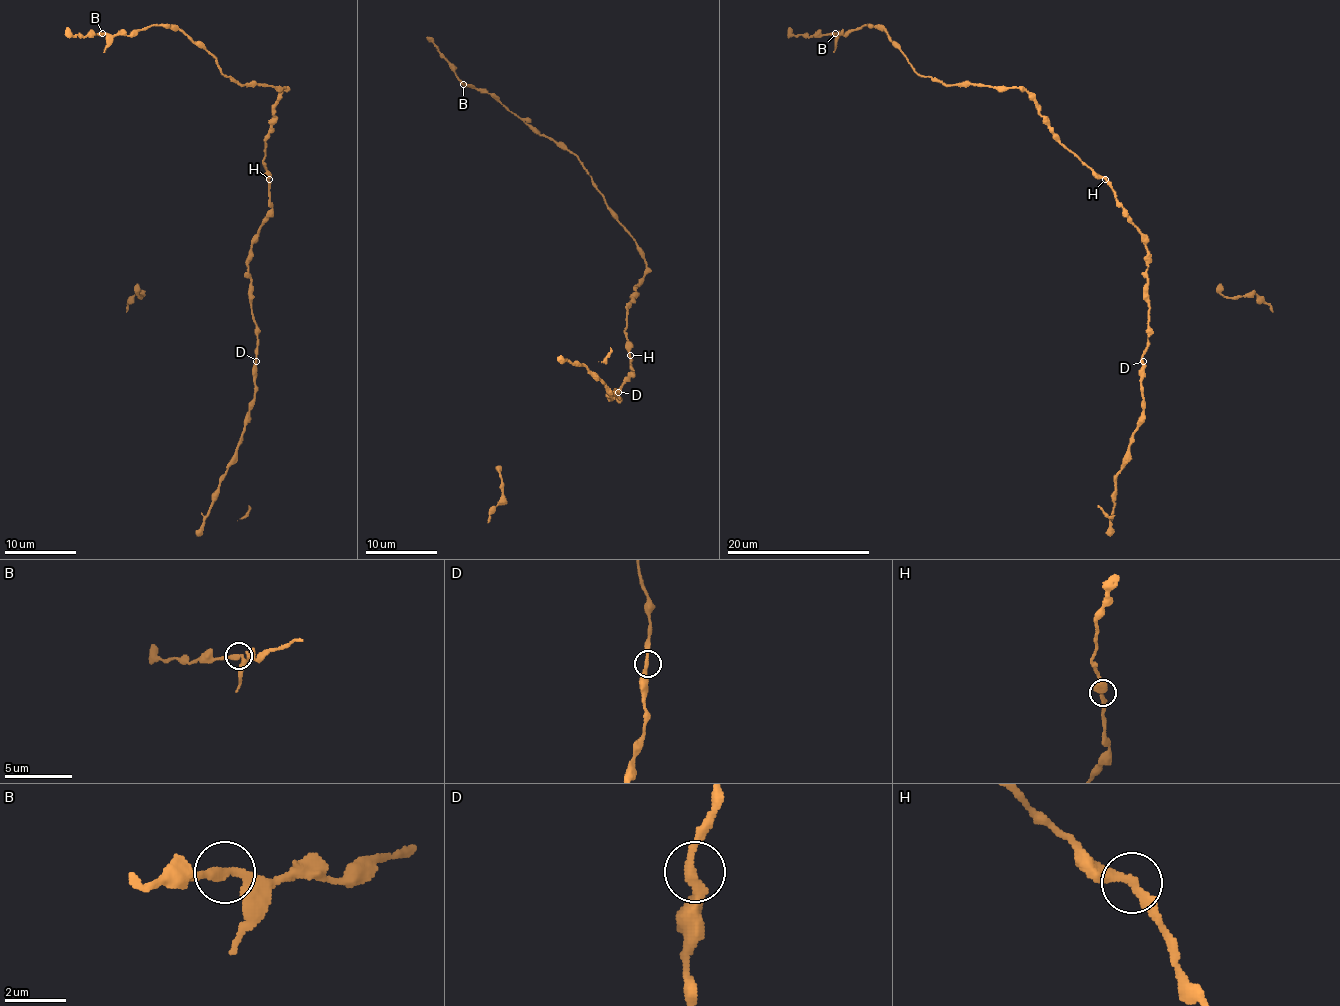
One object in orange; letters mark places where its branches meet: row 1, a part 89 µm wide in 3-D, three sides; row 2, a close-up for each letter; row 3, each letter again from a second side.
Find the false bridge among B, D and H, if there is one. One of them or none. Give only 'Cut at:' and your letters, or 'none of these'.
Cut at: none of these

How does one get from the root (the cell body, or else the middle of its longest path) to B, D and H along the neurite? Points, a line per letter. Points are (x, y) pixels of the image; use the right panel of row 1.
B: (1082, 162), (1025, 91), (921, 77), (885, 30), (873, 25), (835, 34)
D: (1082, 162), (1107, 182), (1123, 214), (1141, 234), (1146, 248), (1148, 347), (1143, 361)
H: (1082, 162), (1105, 179)

